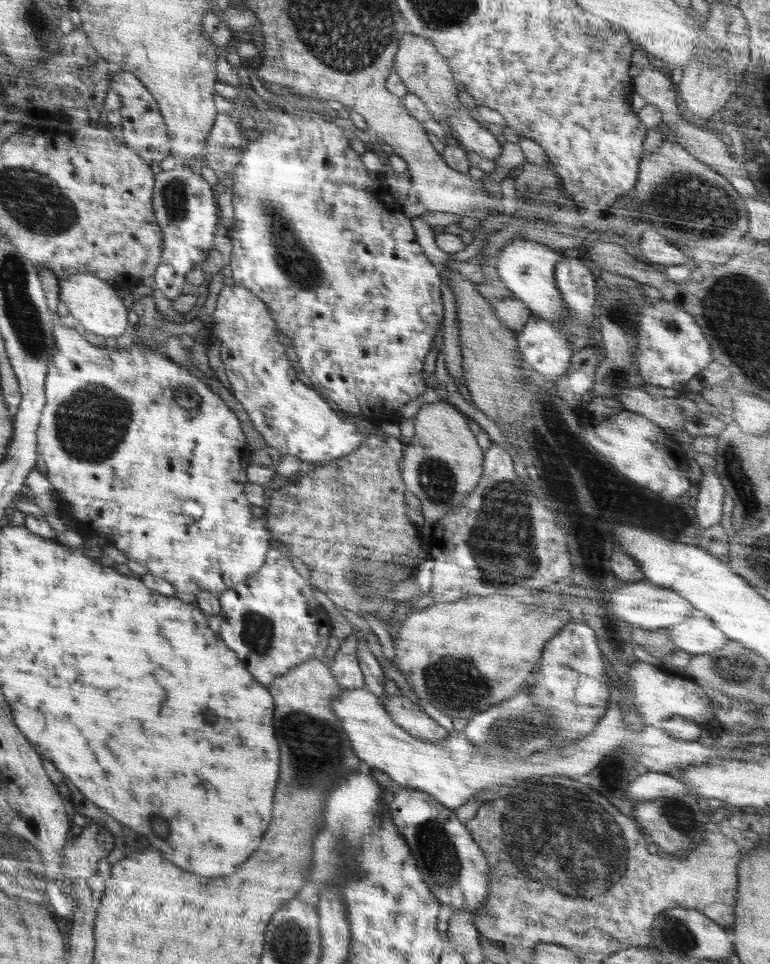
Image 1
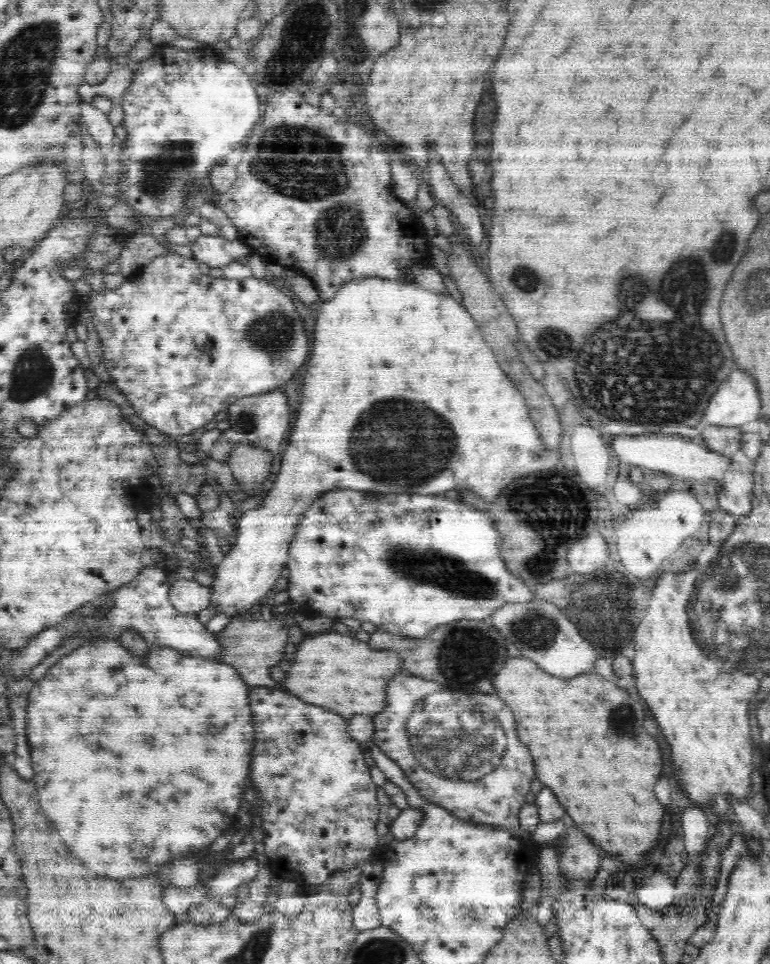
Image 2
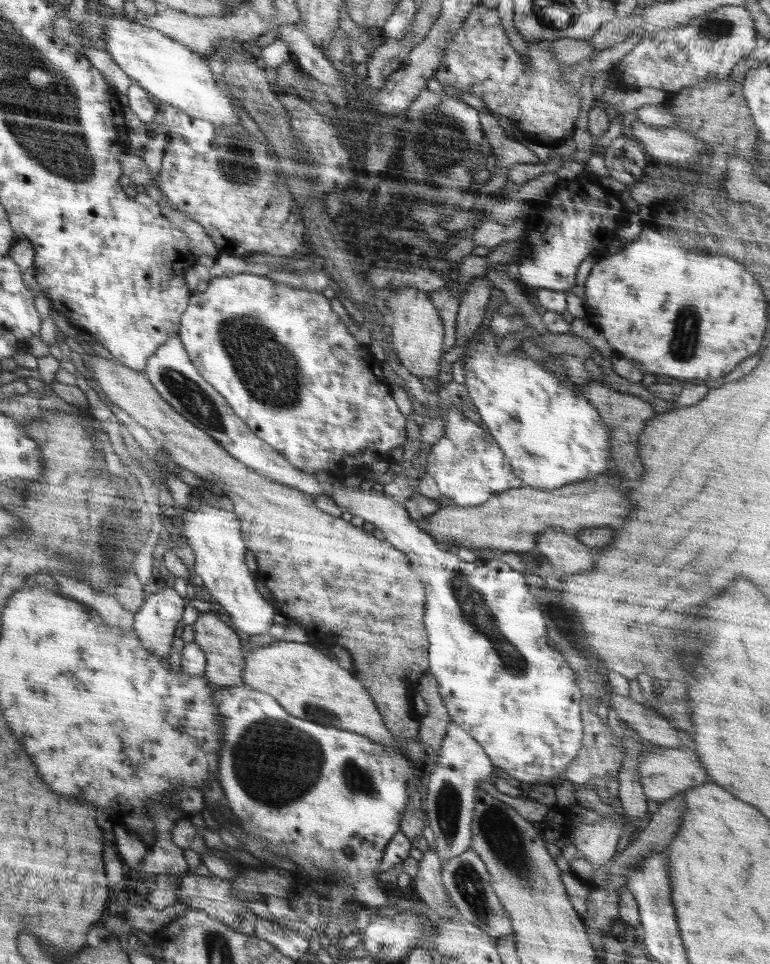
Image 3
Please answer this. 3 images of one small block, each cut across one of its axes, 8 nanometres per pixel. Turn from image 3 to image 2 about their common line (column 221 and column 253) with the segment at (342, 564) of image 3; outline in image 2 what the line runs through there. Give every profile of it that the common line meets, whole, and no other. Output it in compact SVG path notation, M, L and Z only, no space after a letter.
M240 442L227 460L240 490L255 493L267 488L274 475L277 459L270 451Z

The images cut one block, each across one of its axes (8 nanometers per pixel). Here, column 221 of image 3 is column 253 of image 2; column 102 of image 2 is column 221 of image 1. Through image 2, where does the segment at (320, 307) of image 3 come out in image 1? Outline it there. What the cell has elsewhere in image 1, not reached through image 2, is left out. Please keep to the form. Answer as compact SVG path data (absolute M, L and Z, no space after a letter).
M225 285L218 294L212 318L210 334L212 338L218 338L220 341L220 358L234 396L244 407L253 427L264 437L268 447L276 448L284 457L296 457L311 466L346 457L363 443L366 435L370 433L348 421L346 416L339 417L333 404L296 377L298 369L288 360L286 348L278 341L275 320L264 301L245 286Z

